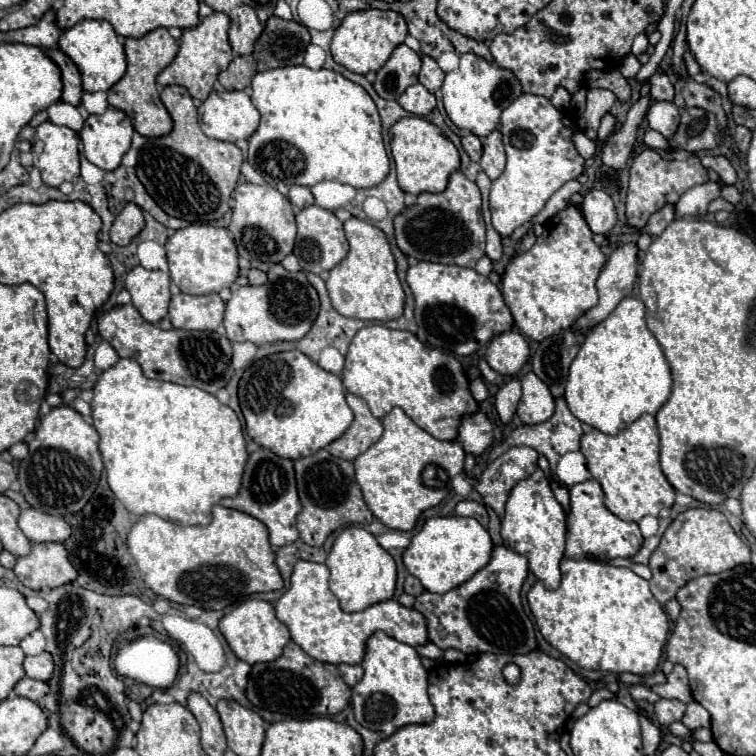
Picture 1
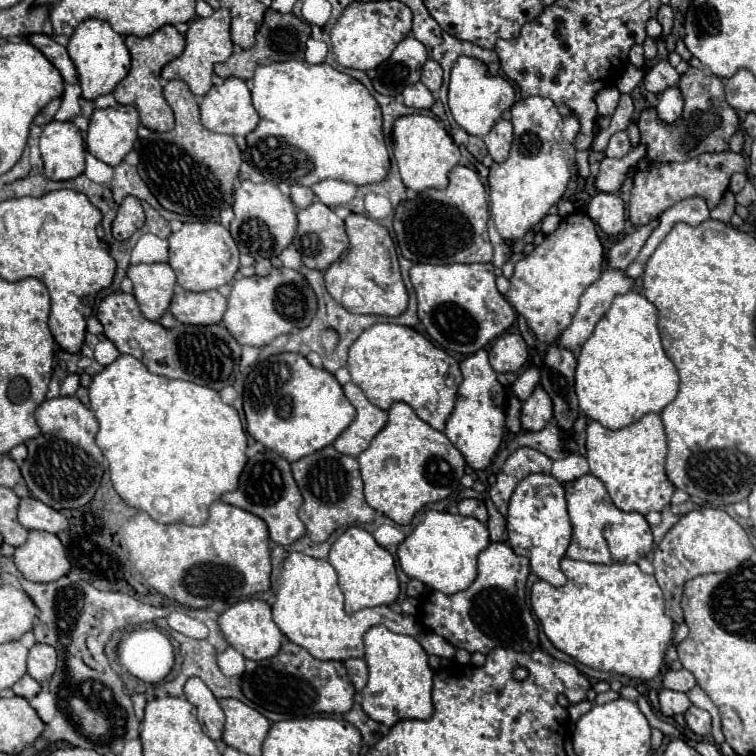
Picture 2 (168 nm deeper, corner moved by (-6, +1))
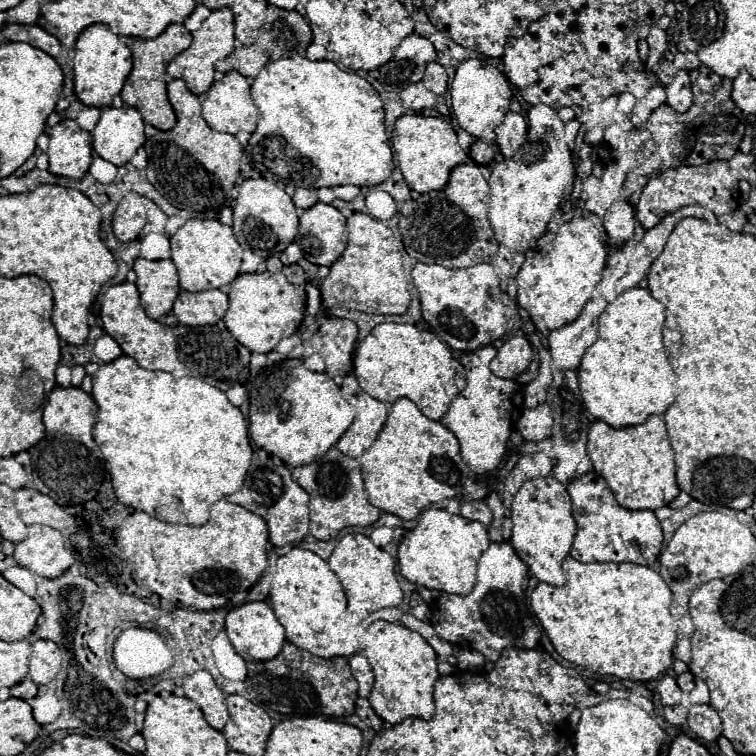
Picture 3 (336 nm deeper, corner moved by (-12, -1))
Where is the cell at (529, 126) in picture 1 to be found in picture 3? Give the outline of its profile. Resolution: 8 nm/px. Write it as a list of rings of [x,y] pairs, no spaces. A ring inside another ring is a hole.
[[[536,104],[528,114],[528,138],[520,150],[500,160],[490,178],[490,222],[498,240],[518,252],[526,252],[550,229],[550,220],[558,212],[568,181],[576,175],[576,165],[567,144],[560,142],[558,132],[566,122],[560,120],[552,106]]]

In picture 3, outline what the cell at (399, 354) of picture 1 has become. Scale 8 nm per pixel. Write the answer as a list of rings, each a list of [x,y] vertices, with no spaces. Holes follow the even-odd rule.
[[[384,322],[378,324],[358,346],[356,350],[356,360],[354,360],[354,374],[362,386],[362,390],[366,394],[370,394],[376,400],[382,400],[386,406],[392,406],[398,398],[406,396],[410,398],[418,410],[432,418],[432,420],[442,420],[444,414],[448,412],[450,404],[454,402],[458,388],[456,388],[456,380],[460,380],[460,390],[464,390],[466,386],[466,370],[464,366],[452,358],[450,348],[442,342],[436,335],[426,332],[426,330],[418,330],[414,324],[396,324],[396,322]]]

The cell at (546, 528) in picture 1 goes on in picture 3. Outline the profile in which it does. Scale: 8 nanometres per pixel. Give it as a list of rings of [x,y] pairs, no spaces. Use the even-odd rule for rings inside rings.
[[[542,476],[526,480],[522,484],[522,488],[514,496],[510,542],[540,582],[548,582],[554,586],[562,586],[566,582],[562,560],[570,554],[576,532],[578,524],[572,514],[572,500],[562,482],[552,476]]]

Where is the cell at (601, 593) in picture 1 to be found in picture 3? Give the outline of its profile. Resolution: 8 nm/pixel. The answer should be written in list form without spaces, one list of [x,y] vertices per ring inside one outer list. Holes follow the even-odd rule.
[[[572,556],[562,562],[562,568],[568,578],[564,586],[540,582],[530,595],[532,610],[560,656],[586,670],[626,680],[654,680],[672,666],[672,646],[678,640],[678,628],[670,614],[672,592],[658,570],[630,562],[584,564]]]

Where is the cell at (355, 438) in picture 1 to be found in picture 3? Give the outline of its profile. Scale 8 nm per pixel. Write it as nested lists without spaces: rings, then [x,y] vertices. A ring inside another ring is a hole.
[[[348,374],[344,378],[340,392],[344,400],[352,406],[356,418],[354,418],[354,424],[344,432],[336,448],[350,458],[360,458],[374,444],[380,430],[384,428],[388,420],[388,408],[384,402],[368,396],[360,388],[354,374]]]

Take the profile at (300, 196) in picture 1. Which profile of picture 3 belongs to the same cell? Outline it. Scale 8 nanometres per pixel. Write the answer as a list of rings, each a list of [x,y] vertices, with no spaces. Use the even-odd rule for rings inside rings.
[[[298,188],[296,194],[294,194],[294,204],[300,208],[300,210],[306,210],[310,206],[314,206],[318,202],[318,194],[316,190],[312,188]]]

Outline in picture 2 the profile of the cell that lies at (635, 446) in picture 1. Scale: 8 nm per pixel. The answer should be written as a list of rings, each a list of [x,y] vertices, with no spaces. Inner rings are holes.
[[[646,414],[638,422],[616,432],[598,422],[590,422],[586,428],[586,458],[590,474],[604,482],[616,508],[646,516],[652,510],[662,512],[670,504],[676,488],[664,472],[666,434],[658,414]]]

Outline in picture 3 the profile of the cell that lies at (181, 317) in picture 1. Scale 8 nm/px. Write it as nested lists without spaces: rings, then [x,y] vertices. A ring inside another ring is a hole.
[[[182,290],[174,302],[172,314],[186,326],[218,324],[228,310],[228,296],[222,290],[188,292]]]

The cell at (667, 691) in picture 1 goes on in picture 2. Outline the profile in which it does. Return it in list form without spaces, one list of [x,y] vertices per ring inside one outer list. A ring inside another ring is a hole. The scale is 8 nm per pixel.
[[[686,668],[674,672],[674,670],[668,670],[664,674],[664,682],[662,682],[664,688],[668,690],[674,690],[674,692],[690,692],[694,686],[696,686],[696,680],[692,676],[692,672],[688,672]]]

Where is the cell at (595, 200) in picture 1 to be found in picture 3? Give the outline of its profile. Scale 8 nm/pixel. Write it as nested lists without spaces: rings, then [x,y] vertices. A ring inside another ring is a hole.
[[[616,202],[608,214],[604,216],[604,228],[608,236],[616,242],[616,246],[622,245],[621,242],[632,240],[635,234],[636,223],[636,204],[630,202]]]

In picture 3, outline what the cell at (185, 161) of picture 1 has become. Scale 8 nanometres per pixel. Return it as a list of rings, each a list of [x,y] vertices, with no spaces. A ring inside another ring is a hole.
[[[176,78],[168,82],[170,104],[176,110],[178,124],[168,132],[158,132],[144,142],[146,152],[146,178],[154,190],[168,198],[172,206],[192,212],[198,218],[220,218],[220,212],[230,206],[230,192],[236,188],[240,176],[242,148],[232,134],[220,134],[212,130],[200,110],[200,100],[192,94],[184,80]],[[168,138],[168,142],[164,142]]]

